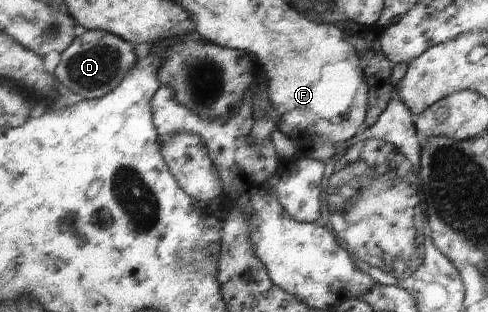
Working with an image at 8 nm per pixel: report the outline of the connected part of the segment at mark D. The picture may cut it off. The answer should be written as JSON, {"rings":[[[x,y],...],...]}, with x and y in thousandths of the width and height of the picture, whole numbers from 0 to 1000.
{"rings":[[[184,93],[152,119],[143,147],[121,173],[121,196],[107,240],[115,263],[135,276],[152,301],[164,301],[176,321],[203,317],[234,288],[277,208],[281,186],[270,157],[268,141],[238,112]]]}

